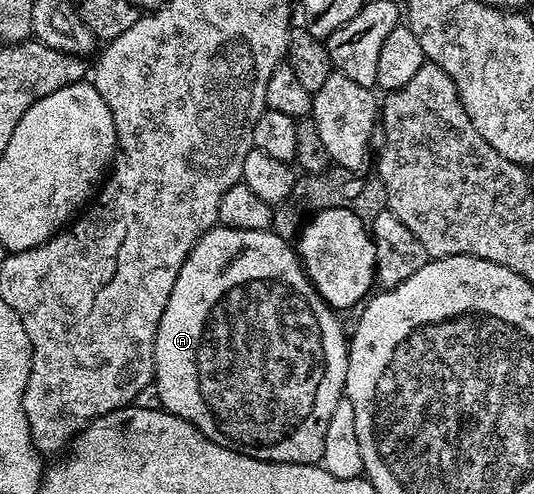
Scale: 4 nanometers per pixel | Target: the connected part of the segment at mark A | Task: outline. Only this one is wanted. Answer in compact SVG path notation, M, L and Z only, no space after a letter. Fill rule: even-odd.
M214 227L201 236L199 243L195 243L179 271L179 279L175 279L175 287L171 287L171 299L167 299L167 307L163 311L163 319L159 323L155 339L153 376L155 389L157 385L157 397L161 400L158 401L160 408L176 417L187 419L187 423L191 423L200 433L207 435L207 439L226 445L228 449L238 449L239 452L251 455L255 459L292 465L316 465L323 455L327 423L331 423L335 403L343 399L348 362L349 347L338 314L317 293L316 287L305 272L298 250L269 229L243 231Z

